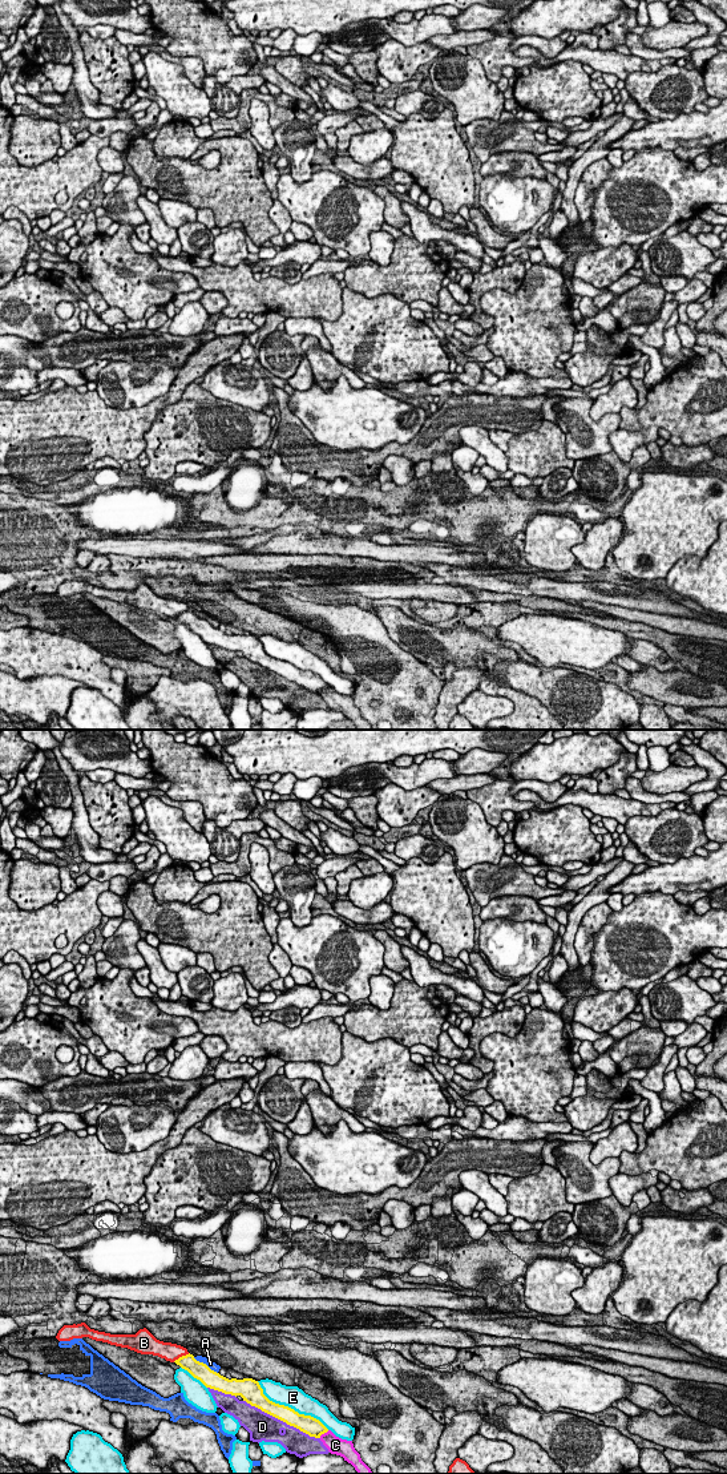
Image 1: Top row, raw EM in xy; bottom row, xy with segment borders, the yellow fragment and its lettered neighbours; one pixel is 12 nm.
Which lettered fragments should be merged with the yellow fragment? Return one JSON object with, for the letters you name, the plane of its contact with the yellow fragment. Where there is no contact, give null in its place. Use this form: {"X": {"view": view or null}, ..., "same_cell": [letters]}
{"B": {"view": "xy"}, "same_cell": ["B"]}

